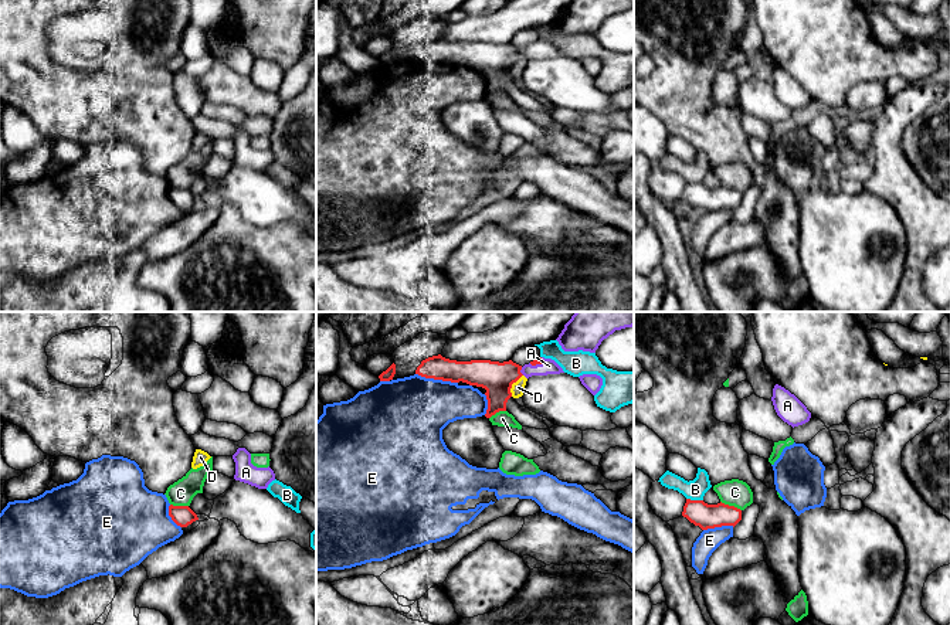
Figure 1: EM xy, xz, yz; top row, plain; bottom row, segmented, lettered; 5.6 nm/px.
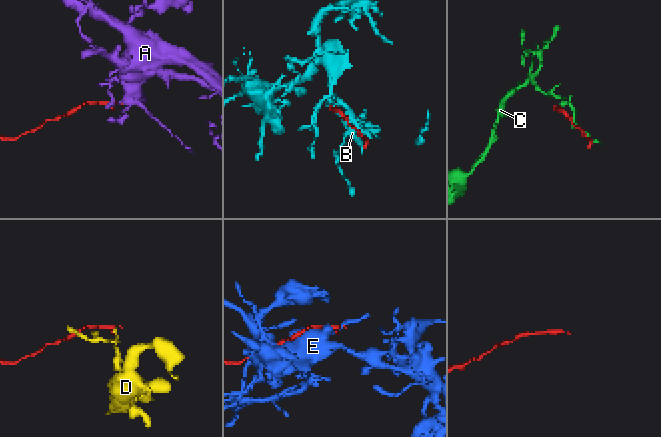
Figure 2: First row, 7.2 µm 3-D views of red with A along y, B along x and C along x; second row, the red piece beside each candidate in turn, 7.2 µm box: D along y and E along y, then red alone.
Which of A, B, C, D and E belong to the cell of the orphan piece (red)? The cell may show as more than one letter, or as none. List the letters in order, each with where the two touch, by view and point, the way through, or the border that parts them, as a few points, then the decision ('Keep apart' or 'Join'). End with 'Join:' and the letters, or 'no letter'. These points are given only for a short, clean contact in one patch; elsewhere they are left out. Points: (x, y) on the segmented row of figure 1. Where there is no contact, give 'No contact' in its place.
A: Touches red at xz (519, 372). Path across: xz (495, 377), (508, 372), (519, 372), (549, 366). Join
B: Touches red at yz (695, 500). Keep apart
C: Touches red at yz (730, 506). Boundary: yz (721, 500), (740, 510). Keep apart
D: Touches red at xz (511, 386). Boundary: xz (522, 374), (512, 384), (511, 396). Keep apart
E: Touches red at xz (437, 379). Keep apart
Join: A

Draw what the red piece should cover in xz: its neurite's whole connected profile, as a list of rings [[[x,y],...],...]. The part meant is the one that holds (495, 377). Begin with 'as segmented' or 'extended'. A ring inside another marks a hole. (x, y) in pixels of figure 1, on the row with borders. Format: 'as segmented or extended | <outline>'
extended | [[[441,354],[428,357],[417,367],[415,374],[451,381],[466,383],[486,390],[488,410],[485,417],[491,418],[499,411],[506,411],[506,402],[512,397],[510,388],[522,376],[547,376],[564,373],[552,359],[539,357],[523,367],[509,361],[471,360],[457,361]]]

